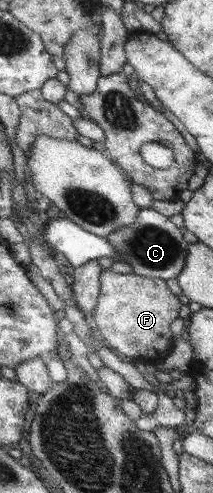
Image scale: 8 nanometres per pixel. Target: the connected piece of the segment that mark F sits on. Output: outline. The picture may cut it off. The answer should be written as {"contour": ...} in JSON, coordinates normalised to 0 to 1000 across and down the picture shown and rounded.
{"contour":[[[493,548],[465,570],[474,572],[465,613],[432,641],[474,682],[559,720],[592,720],[629,732],[643,732],[643,724],[671,724],[667,732],[709,730],[742,736],[746,724],[775,724],[803,704],[793,659],[840,643],[840,623],[850,623],[850,611],[831,606],[831,598],[812,598],[784,586],[770,566],[653,560],[634,554],[563,556]]]}

